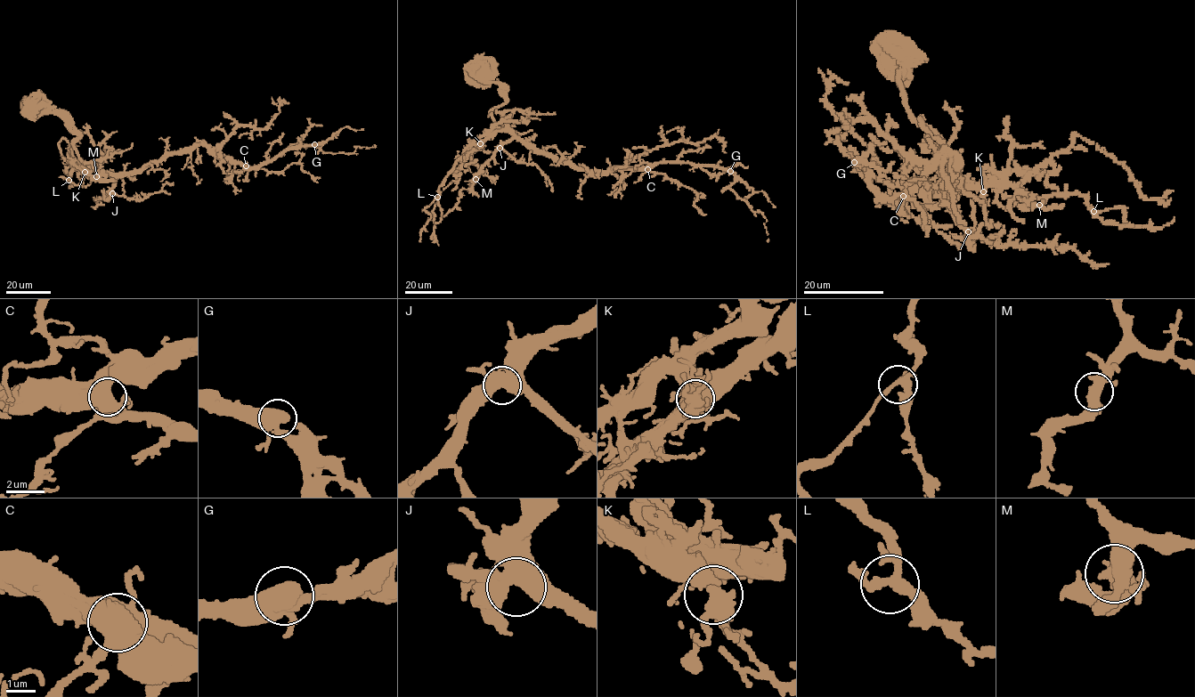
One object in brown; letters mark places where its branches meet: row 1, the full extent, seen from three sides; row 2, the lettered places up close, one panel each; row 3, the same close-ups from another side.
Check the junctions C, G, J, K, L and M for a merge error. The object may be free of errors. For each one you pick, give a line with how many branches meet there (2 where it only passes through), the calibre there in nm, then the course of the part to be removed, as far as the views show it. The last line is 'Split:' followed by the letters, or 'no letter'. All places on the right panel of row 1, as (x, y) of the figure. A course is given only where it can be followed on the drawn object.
K: 4 | 460 nm | (982, 191), (962, 190), (932, 204), (924, 174), (906, 166), (908, 158), (898, 150), (895, 138)
Split: K

